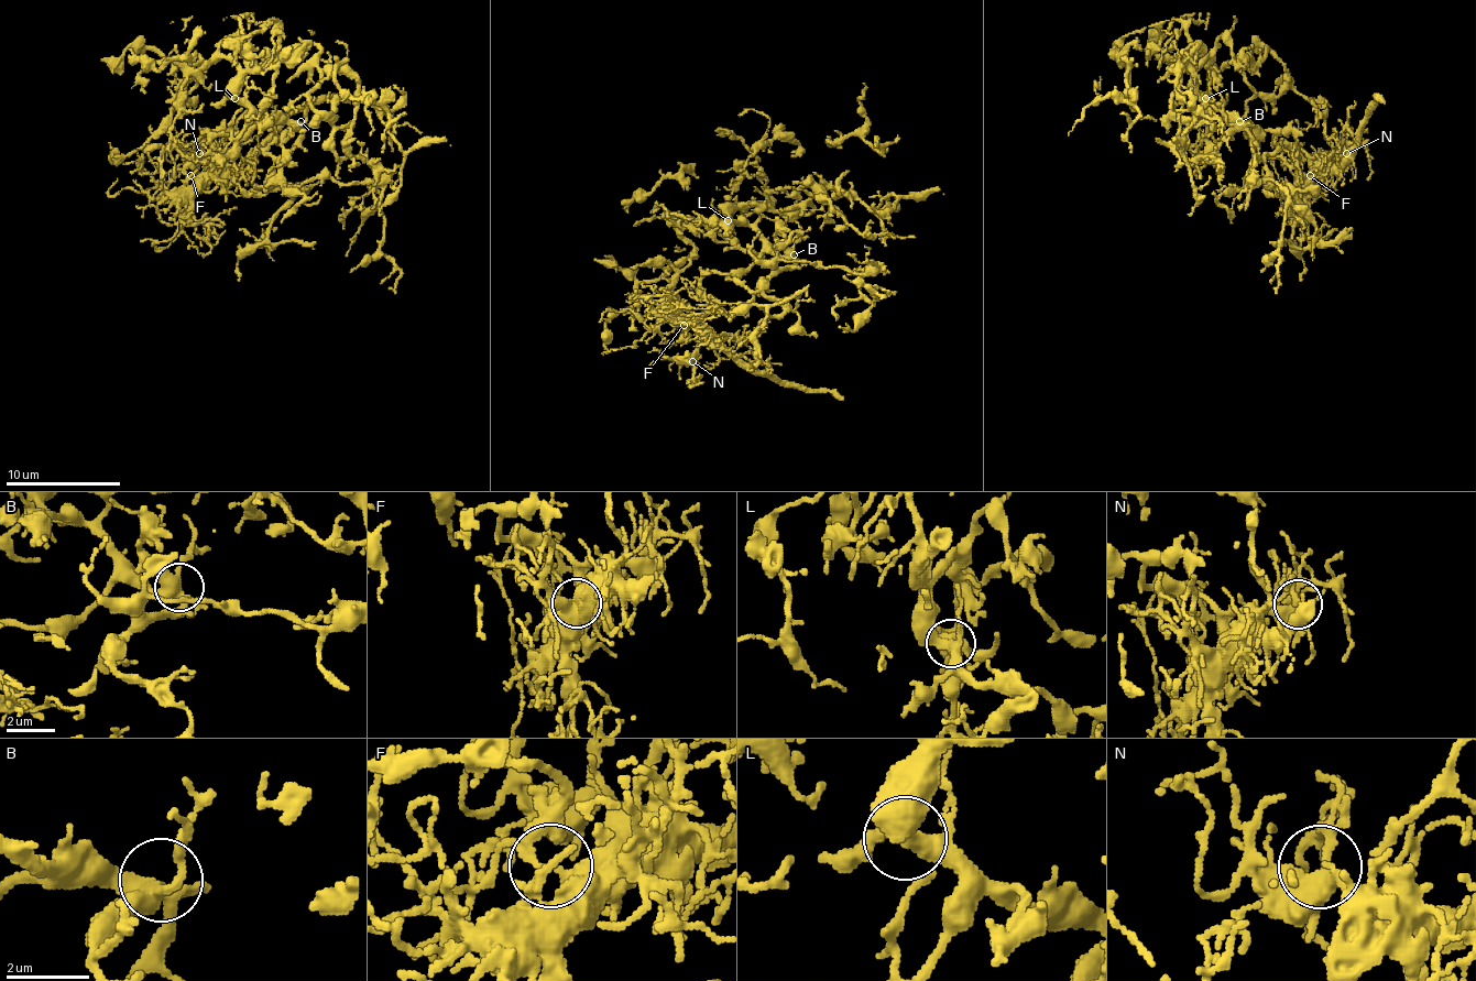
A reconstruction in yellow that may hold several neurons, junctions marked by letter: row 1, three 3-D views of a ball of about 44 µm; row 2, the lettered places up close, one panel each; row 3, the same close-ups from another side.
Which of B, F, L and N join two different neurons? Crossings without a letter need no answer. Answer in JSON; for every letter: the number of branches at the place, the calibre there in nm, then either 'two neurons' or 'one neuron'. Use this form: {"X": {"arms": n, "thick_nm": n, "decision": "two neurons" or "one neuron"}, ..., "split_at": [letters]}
{"B": {"arms": 5, "thick_nm": 440, "decision": "one neuron"}, "F": {"arms": 3, "thick_nm": 260, "decision": "two neurons"}, "L": {"arms": 5, "thick_nm": 340, "decision": "one neuron"}, "N": {"arms": 5, "thick_nm": 360, "decision": "one neuron"}, "split_at": ["F"]}

